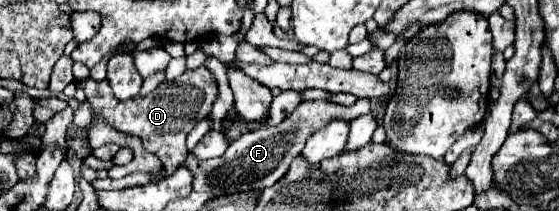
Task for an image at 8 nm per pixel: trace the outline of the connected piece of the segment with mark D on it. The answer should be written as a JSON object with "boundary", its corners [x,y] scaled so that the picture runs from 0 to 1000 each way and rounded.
{"boundary":[[[363,308],[345,336],[335,327],[324,365],[309,384],[292,384],[277,431],[270,431],[259,460],[238,460],[227,479],[213,479],[202,450],[191,374],[184,384],[152,374],[145,412],[152,422],[152,450],[170,536],[181,536],[188,573],[202,592],[209,621],[249,649],[256,697],[292,763],[295,839],[302,839],[331,763],[335,640],[360,564],[367,564],[377,536],[377,507],[388,469],[388,384]]]}

